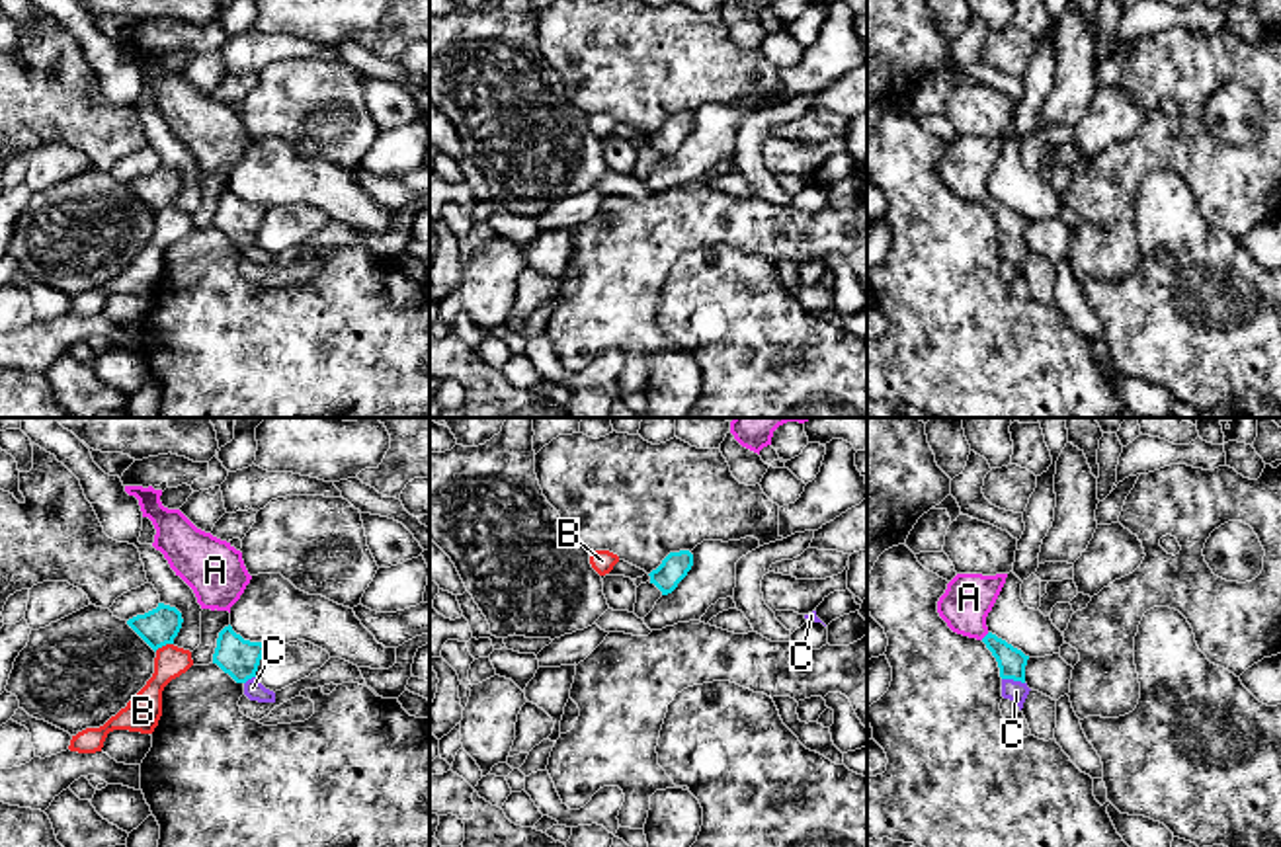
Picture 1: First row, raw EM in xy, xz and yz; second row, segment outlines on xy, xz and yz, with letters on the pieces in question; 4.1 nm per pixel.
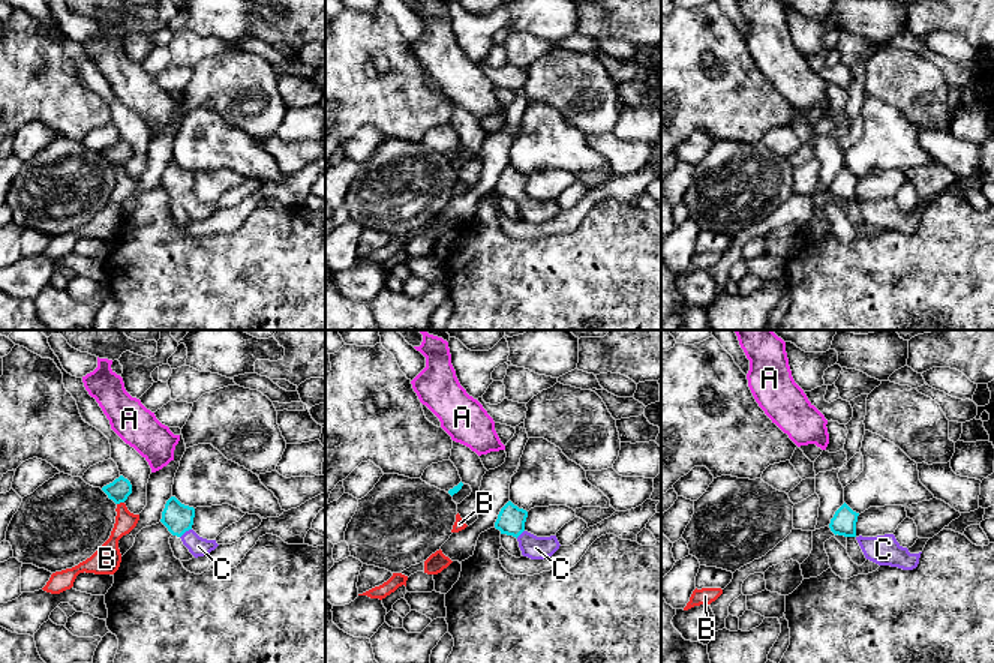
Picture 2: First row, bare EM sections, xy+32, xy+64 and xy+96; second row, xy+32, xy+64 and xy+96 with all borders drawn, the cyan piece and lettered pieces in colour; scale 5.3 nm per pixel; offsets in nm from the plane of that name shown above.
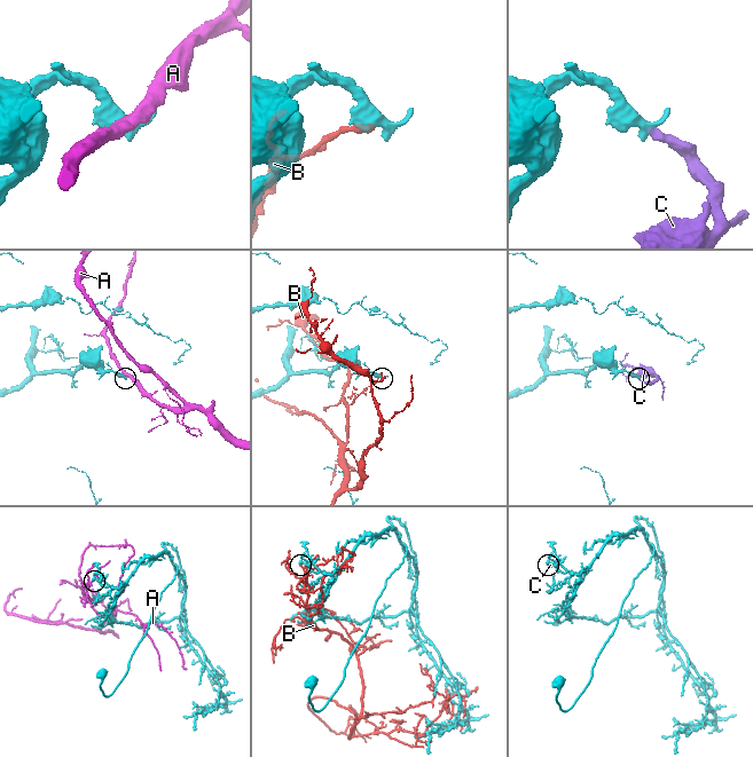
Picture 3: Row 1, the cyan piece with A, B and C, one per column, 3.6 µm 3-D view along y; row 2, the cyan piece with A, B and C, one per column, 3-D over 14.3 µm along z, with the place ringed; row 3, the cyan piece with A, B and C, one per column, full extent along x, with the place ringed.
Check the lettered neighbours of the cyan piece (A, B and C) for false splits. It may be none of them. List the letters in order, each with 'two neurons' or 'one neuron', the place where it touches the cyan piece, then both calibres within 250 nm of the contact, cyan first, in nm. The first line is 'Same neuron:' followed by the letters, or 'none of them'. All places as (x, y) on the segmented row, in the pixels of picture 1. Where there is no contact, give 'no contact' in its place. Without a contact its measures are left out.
Same neuron: C
A: two neurons | yz (987, 635) | 120/200 nm
B: two neurons | xy (163, 645) | 160/140 nm
C: one neuron | yz (1014, 680) | 120/90 nm

